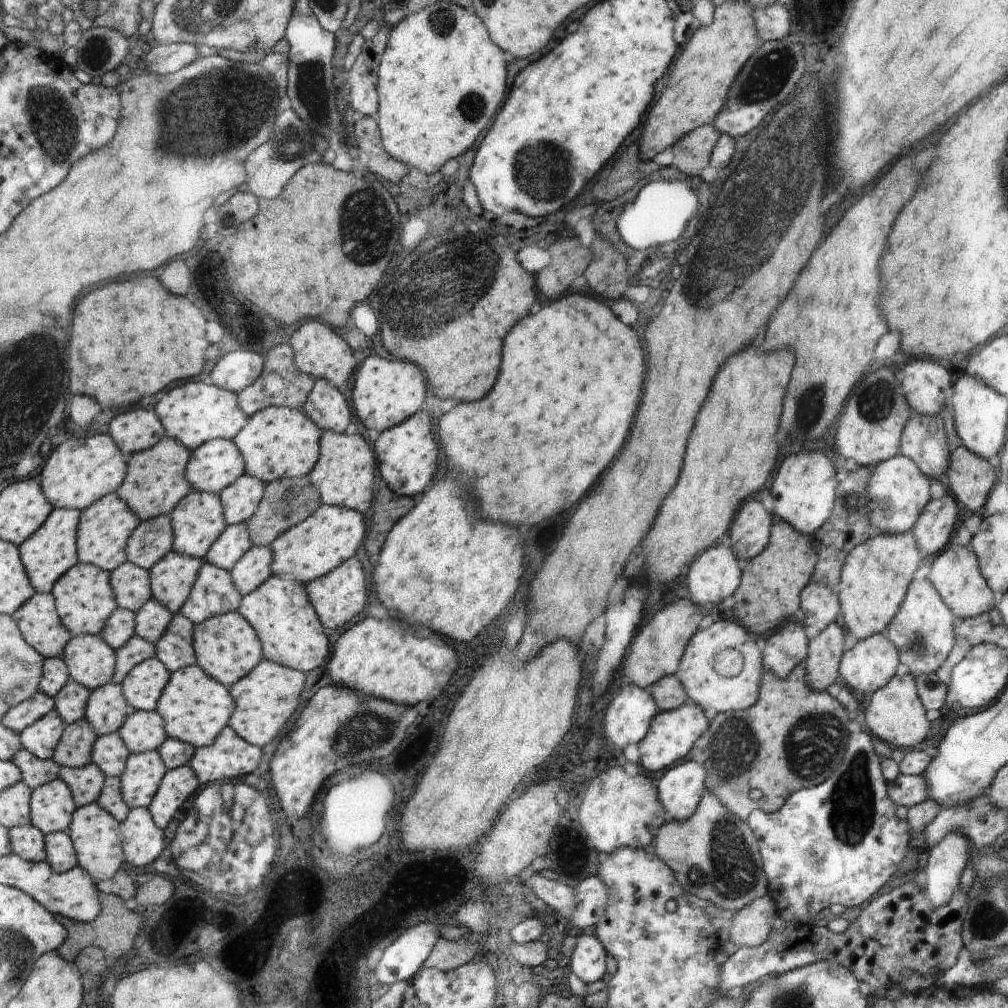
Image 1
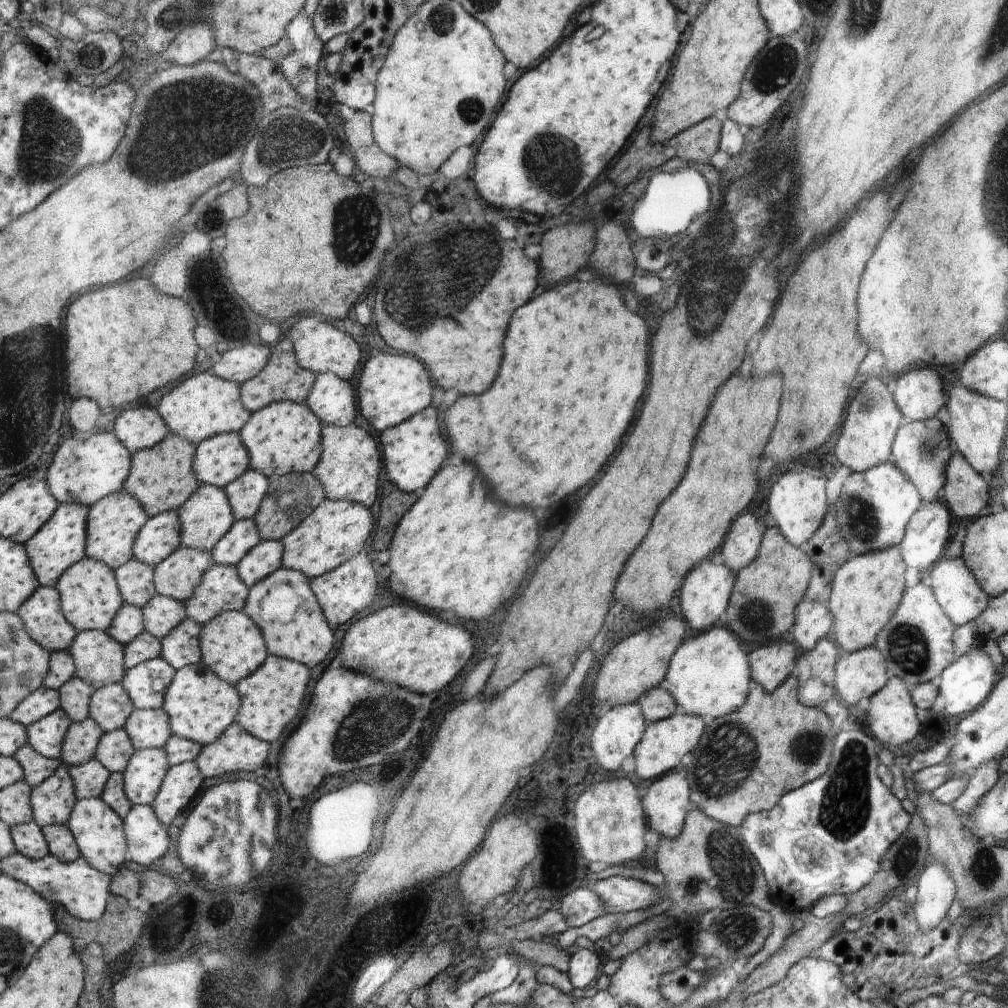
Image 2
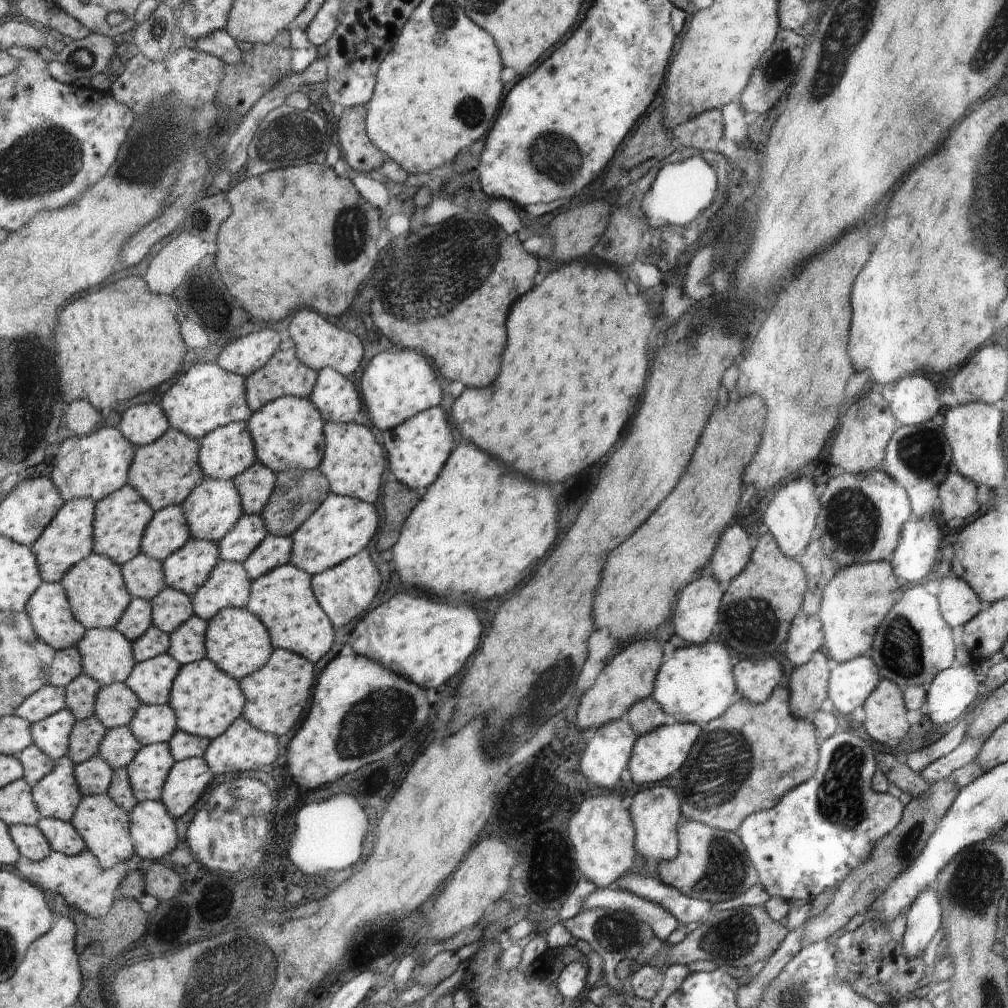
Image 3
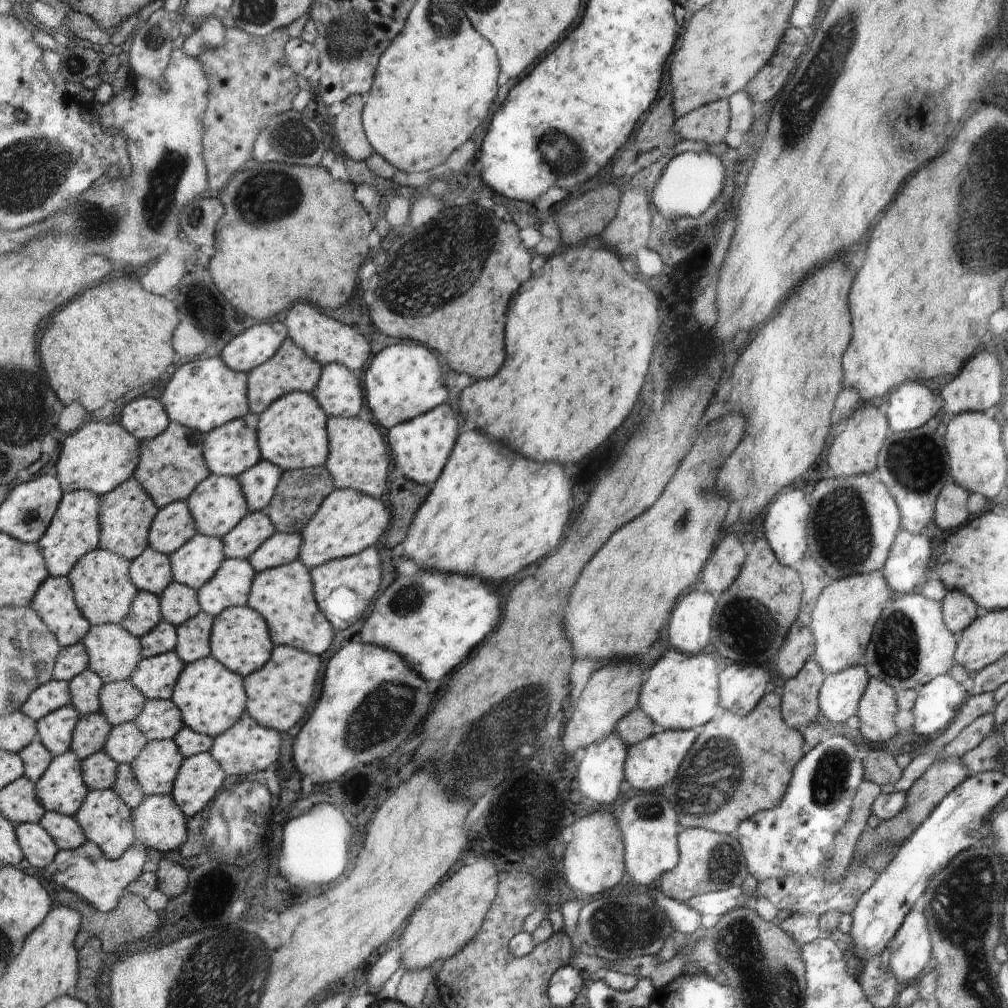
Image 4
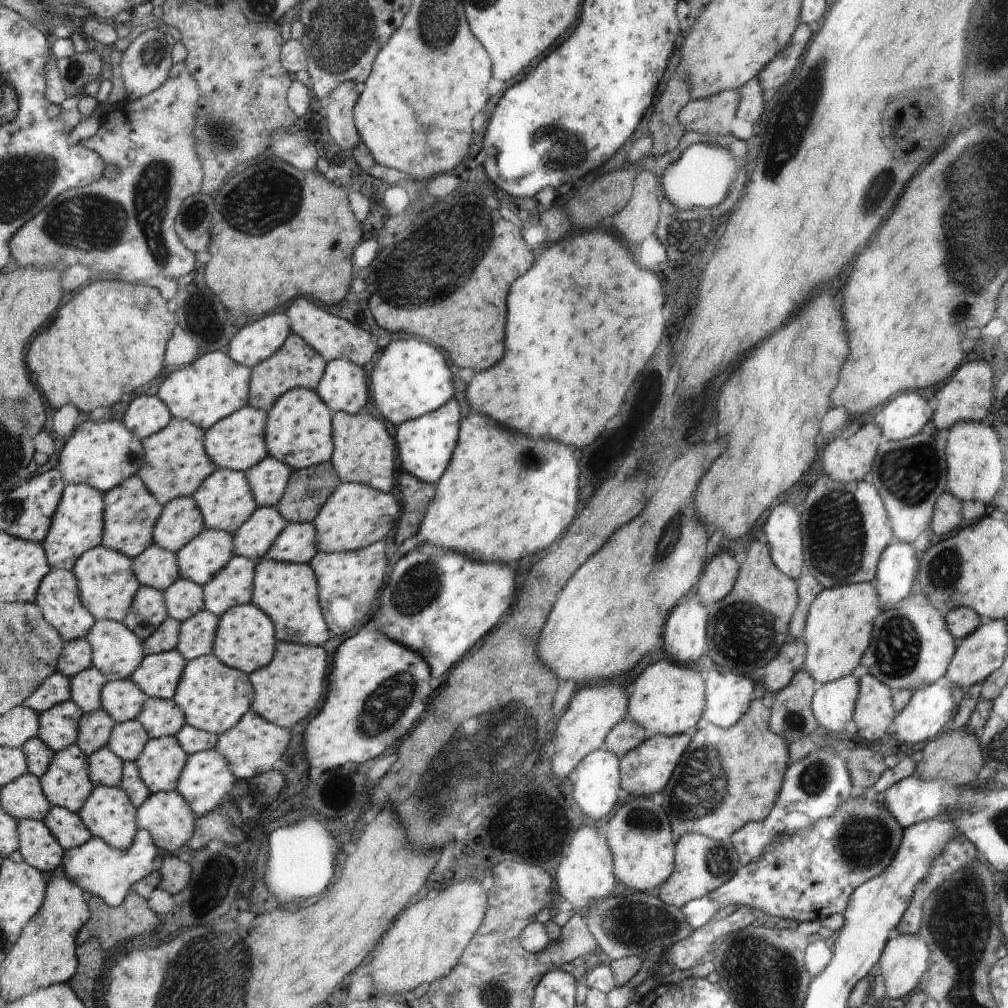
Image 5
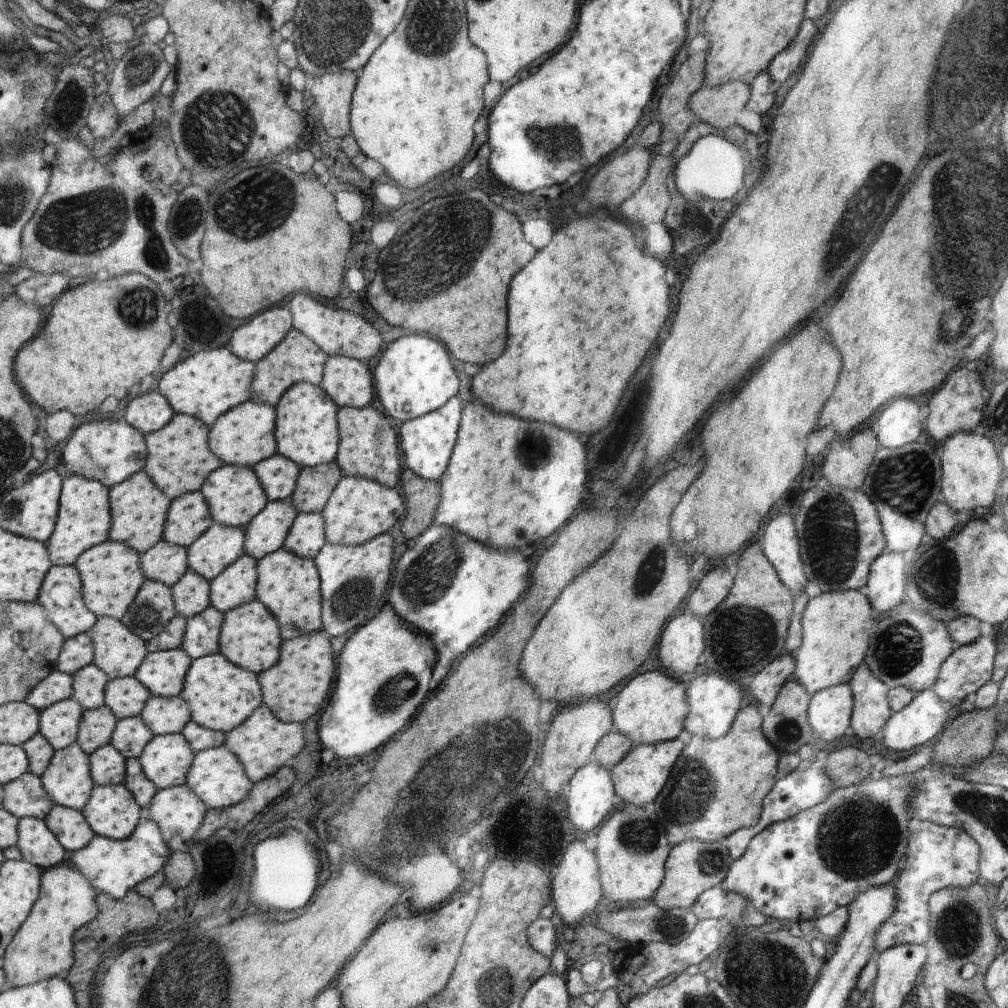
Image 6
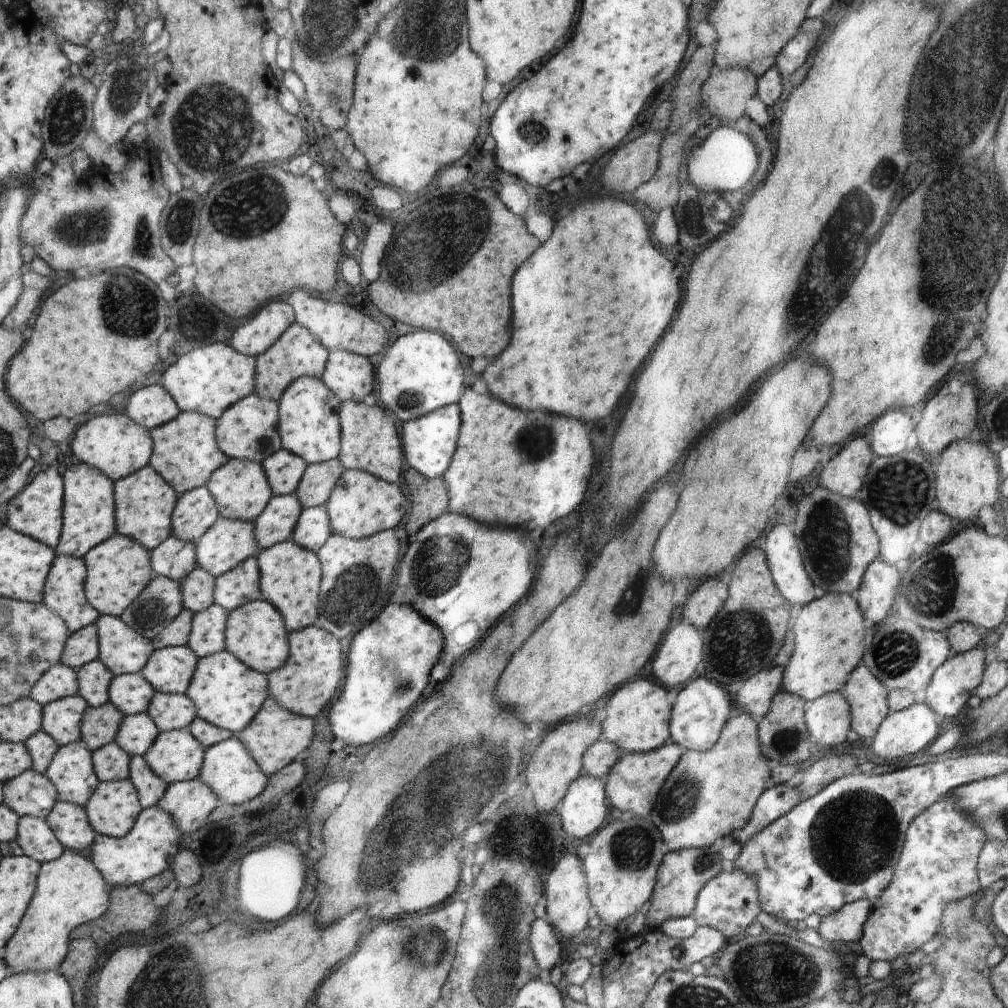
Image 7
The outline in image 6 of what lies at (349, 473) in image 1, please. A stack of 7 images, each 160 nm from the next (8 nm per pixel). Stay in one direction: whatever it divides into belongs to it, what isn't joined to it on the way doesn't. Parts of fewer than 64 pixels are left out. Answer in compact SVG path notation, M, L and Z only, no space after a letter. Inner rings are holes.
M342 407L338 414L341 446L338 450L337 464L344 476L364 477L391 489L396 488L400 476L398 458L398 438L390 426L390 418L373 407Z

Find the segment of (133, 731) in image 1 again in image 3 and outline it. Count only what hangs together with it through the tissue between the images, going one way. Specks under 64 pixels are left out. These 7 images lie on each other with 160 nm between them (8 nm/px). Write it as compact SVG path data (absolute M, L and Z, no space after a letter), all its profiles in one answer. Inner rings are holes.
M143 704L131 722L134 734L144 746L152 743L167 743L177 728L177 715L170 705Z

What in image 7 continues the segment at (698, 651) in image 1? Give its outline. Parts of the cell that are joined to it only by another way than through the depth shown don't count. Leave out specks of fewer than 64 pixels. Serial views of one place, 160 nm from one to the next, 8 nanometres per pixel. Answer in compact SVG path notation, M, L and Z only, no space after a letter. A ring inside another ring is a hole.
M640 678L622 686L622 690L616 690L610 696L602 728L606 730L608 742L614 742L628 752L650 752L654 748L660 748L670 738L670 710L672 704L668 700L668 692L652 680Z

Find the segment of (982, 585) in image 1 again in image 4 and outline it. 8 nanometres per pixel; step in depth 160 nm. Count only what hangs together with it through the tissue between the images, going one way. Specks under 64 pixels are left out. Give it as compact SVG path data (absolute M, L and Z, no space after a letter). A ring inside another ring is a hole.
M952 590L946 592L946 598L942 600L942 606L946 606L946 626L955 633L962 632L972 624L972 620L978 618L978 608L964 592Z

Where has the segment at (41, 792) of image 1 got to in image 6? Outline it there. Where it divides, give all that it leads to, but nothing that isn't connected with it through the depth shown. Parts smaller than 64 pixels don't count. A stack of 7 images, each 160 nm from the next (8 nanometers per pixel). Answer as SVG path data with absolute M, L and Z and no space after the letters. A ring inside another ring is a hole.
M79 743L57 750L43 780L55 805L82 812L89 806L98 786L93 776L93 759Z

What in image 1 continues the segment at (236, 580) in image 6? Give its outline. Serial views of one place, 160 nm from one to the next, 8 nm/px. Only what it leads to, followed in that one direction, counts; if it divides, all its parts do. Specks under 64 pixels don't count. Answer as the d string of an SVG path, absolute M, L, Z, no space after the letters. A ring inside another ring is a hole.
M202 560L202 574L197 574L198 586L194 586L194 598L181 606L180 613L193 623L201 623L210 617L237 611L242 594L232 581L231 571Z

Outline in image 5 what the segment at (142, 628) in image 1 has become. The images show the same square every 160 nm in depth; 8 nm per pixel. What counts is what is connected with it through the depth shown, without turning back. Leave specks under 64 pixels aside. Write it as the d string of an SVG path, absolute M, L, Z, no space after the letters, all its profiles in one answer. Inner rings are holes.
M178 578L163 595L167 616L178 622L188 621L205 608L203 586L190 579Z

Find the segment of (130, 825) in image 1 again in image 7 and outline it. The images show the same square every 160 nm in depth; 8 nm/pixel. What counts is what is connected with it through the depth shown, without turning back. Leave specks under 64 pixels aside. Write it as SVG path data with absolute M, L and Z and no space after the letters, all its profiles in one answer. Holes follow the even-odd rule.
M192 779L191 781L182 781L168 784L168 790L159 802L163 811L168 811L176 819L177 826L180 827L182 834L196 832L203 826L212 814L213 810L220 804L214 790L201 780Z

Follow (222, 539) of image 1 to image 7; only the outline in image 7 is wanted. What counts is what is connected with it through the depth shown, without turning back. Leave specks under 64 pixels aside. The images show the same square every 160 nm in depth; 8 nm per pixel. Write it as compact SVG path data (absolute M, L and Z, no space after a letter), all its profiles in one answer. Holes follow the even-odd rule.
M297 493L273 494L266 508L253 520L258 553L278 543L290 541L304 507Z

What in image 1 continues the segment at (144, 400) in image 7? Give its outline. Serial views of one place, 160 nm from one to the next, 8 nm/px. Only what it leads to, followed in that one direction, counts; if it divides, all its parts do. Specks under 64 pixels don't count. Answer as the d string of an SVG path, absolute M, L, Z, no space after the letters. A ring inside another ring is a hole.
M155 409L132 410L132 412L126 412L126 414L119 412L112 420L109 430L117 445L126 452L129 457L136 453L153 449L161 443L162 437L166 435L165 425Z

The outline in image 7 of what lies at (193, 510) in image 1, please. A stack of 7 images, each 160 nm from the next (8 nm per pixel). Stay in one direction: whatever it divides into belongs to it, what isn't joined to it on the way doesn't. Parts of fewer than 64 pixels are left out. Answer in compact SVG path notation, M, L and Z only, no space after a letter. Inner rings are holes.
M229 459L222 465L222 470L214 470L205 486L213 493L220 517L251 523L266 508L266 504L274 494L260 464L237 459Z

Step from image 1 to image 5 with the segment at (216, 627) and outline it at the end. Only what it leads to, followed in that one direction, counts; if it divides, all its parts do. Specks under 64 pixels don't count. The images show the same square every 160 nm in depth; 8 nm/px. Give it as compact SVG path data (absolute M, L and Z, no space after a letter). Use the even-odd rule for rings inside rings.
M251 602L233 606L220 617L213 654L217 655L226 666L253 673L271 664L276 654L276 642L276 627L273 625L273 619Z

